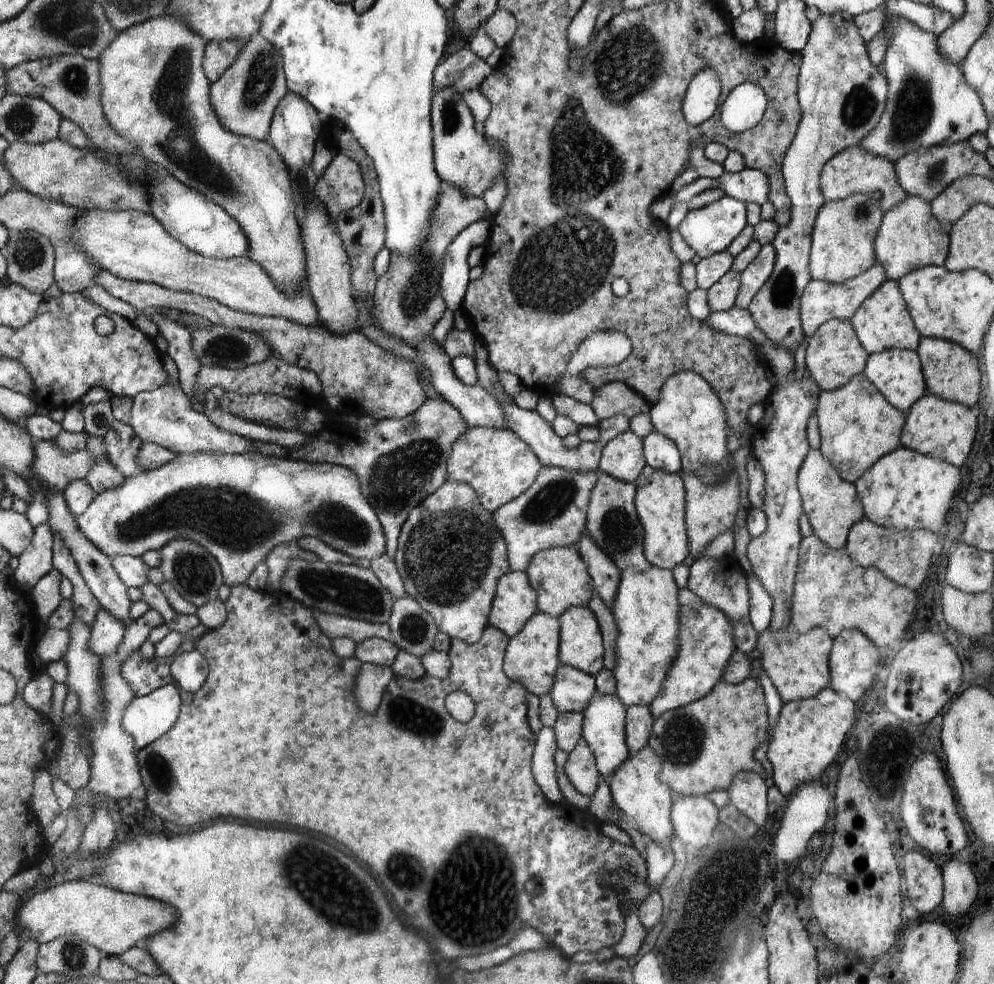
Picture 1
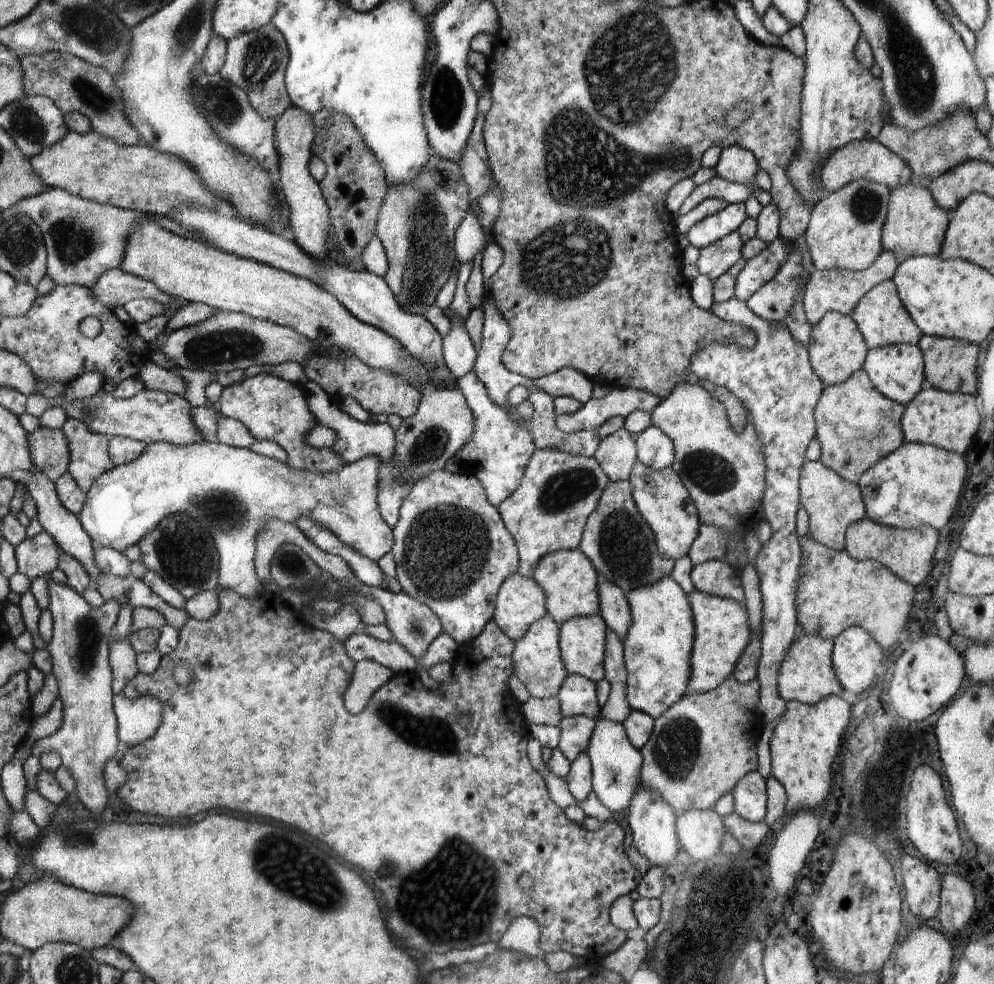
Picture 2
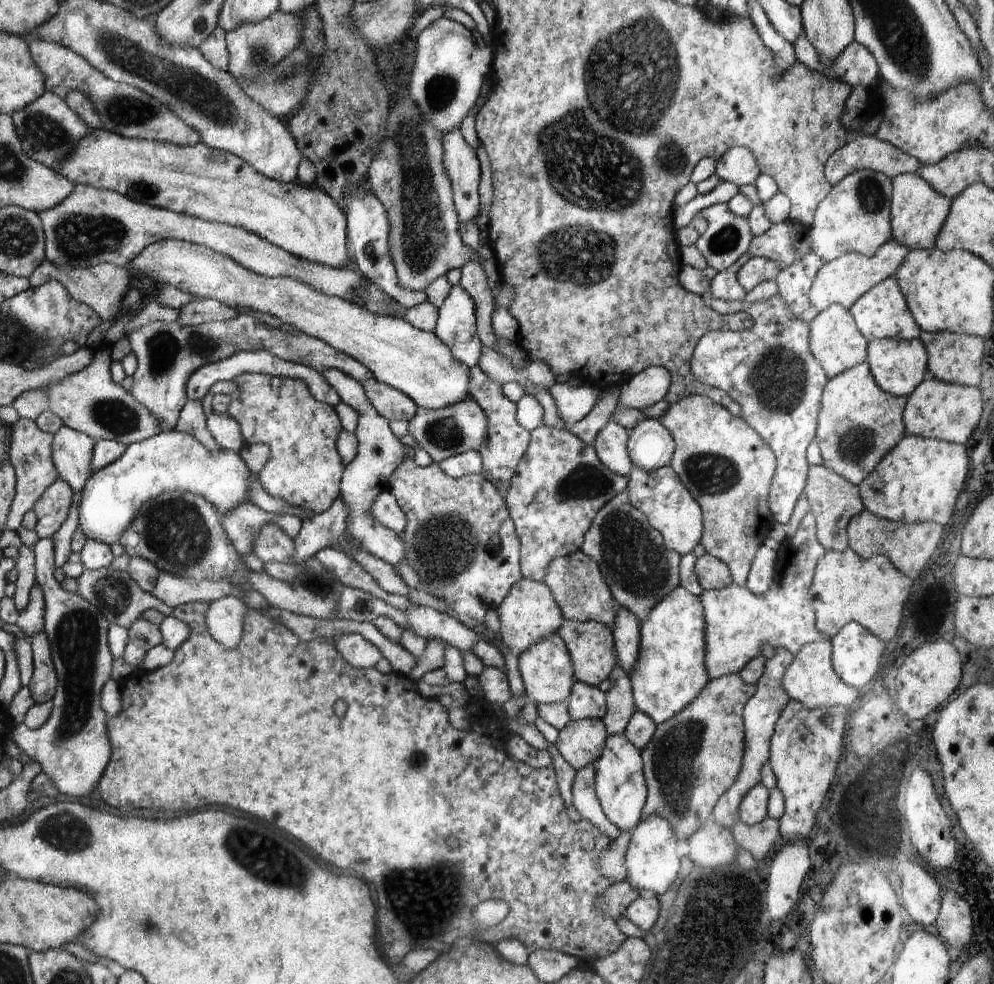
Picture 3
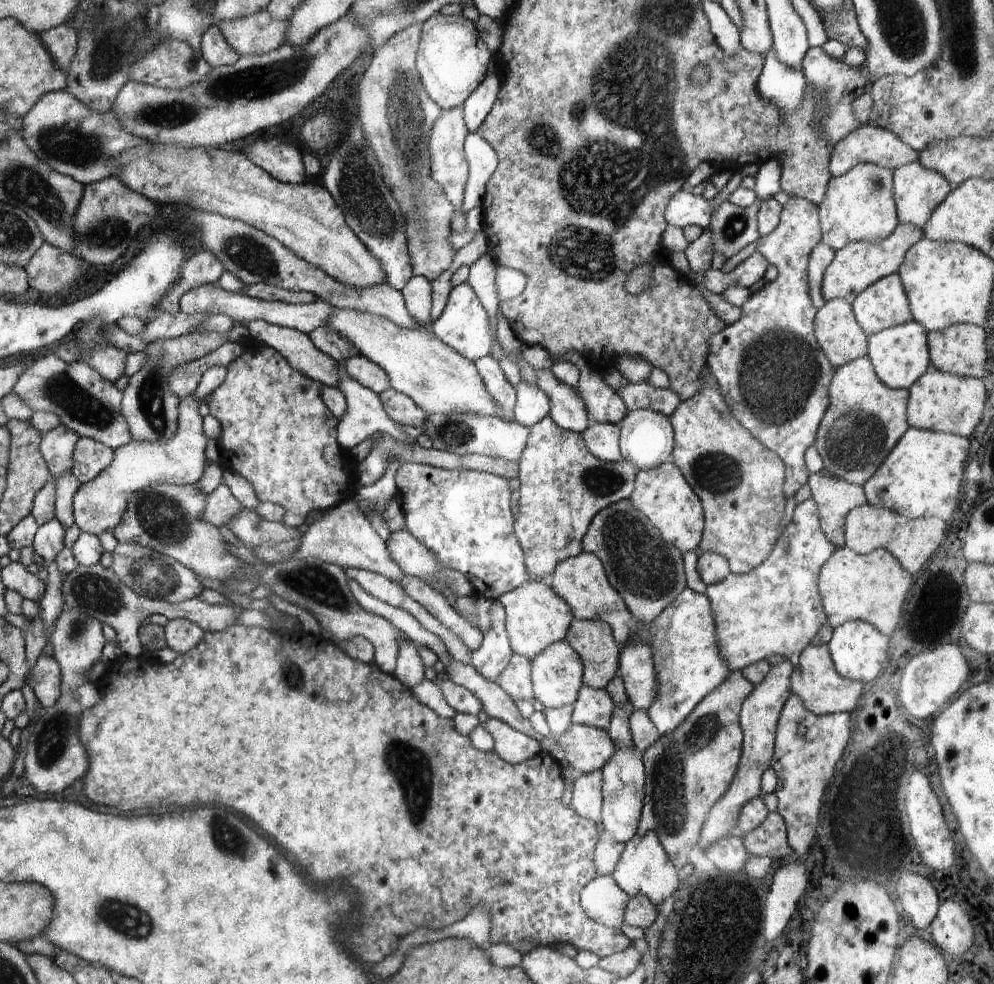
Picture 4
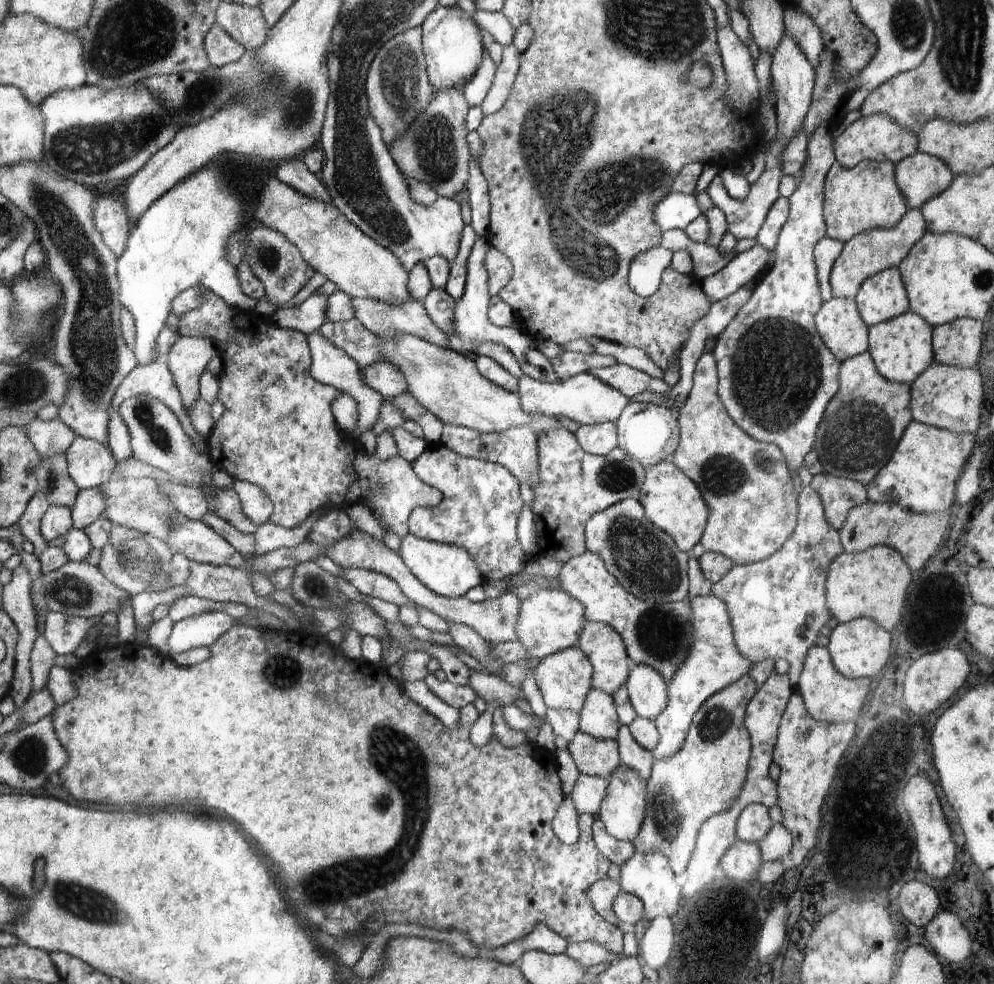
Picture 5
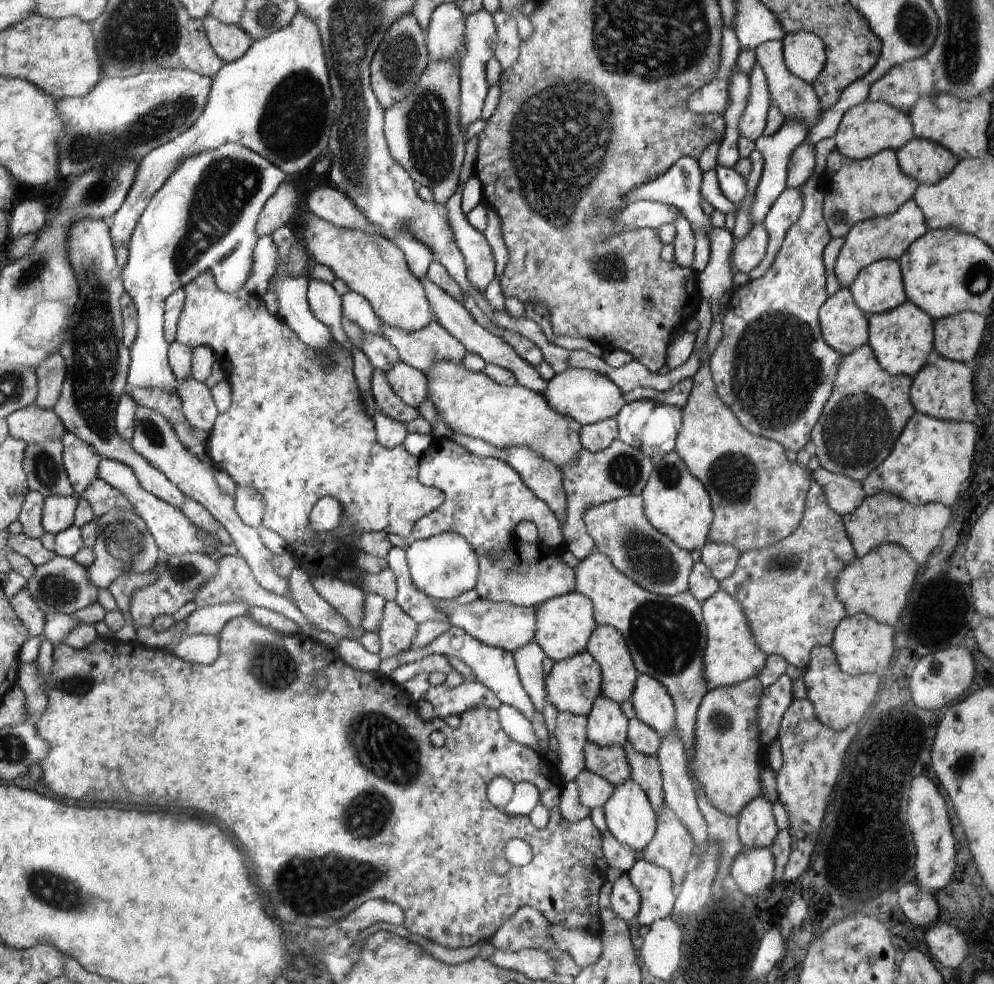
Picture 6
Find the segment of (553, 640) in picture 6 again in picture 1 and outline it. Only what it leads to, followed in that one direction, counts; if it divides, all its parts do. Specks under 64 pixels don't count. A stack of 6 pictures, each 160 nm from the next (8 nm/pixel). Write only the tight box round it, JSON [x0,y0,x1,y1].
[489,571,537,639]

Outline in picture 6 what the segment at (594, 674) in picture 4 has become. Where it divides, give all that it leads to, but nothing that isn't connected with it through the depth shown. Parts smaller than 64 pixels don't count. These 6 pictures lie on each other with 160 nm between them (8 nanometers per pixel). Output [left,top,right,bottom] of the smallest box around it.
[585,625,639,704]

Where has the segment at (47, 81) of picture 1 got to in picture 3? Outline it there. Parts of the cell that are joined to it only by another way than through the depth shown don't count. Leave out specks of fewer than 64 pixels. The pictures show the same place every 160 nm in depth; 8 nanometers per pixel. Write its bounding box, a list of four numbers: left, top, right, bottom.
[28,39,201,146]

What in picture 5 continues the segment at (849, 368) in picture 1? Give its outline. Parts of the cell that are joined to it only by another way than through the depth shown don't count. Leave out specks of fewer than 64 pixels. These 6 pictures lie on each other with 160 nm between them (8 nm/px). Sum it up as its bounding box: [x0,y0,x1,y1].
[815,299,869,362]

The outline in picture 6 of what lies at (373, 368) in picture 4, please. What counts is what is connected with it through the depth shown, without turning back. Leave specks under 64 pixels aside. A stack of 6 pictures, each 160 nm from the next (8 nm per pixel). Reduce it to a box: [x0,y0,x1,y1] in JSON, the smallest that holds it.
[385,360,428,408]

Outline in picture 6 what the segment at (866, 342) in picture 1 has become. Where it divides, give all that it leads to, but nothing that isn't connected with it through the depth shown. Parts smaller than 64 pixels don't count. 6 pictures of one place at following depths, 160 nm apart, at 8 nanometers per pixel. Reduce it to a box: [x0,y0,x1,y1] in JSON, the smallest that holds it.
[849,259,907,316]

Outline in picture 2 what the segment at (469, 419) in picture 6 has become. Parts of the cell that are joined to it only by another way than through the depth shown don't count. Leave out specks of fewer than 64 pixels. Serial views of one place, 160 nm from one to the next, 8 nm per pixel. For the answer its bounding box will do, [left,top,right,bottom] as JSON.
[120,219,441,394]

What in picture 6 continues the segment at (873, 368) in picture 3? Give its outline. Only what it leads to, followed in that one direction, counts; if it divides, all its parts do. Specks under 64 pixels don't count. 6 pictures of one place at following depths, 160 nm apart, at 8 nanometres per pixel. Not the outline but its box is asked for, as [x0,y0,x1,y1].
[868,301,933,377]

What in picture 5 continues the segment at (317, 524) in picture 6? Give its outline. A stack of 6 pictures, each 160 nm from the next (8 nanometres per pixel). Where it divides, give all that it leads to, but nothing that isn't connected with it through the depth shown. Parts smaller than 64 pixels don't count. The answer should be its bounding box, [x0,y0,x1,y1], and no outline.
[253,510,322,555]

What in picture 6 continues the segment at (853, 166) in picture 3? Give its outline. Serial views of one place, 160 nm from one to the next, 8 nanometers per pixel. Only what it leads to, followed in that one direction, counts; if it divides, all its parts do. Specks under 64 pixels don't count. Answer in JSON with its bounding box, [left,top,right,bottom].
[833,100,914,160]

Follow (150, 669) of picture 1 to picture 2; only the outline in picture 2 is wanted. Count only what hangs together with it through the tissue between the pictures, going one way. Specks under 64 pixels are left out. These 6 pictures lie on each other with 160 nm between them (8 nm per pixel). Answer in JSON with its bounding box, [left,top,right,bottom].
[116,589,643,959]

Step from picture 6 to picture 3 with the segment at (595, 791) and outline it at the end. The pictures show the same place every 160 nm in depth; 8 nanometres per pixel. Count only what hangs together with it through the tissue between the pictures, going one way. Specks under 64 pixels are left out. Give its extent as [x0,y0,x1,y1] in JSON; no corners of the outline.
[572,763,621,841]

